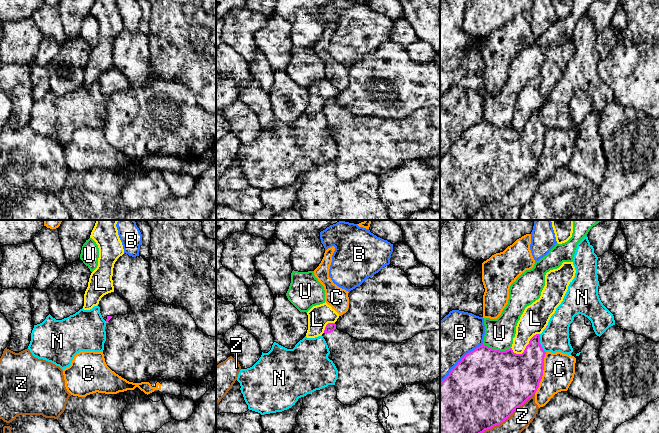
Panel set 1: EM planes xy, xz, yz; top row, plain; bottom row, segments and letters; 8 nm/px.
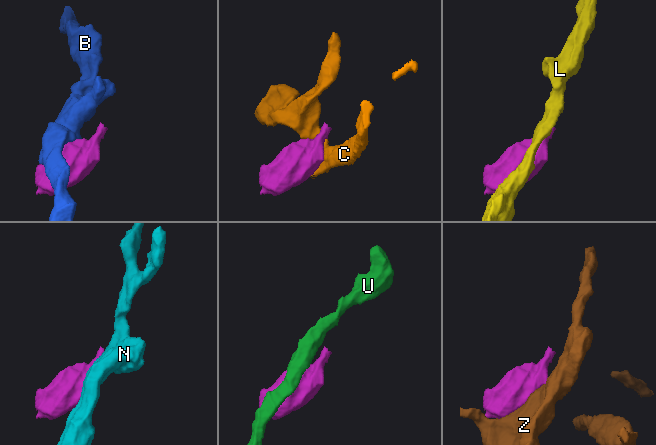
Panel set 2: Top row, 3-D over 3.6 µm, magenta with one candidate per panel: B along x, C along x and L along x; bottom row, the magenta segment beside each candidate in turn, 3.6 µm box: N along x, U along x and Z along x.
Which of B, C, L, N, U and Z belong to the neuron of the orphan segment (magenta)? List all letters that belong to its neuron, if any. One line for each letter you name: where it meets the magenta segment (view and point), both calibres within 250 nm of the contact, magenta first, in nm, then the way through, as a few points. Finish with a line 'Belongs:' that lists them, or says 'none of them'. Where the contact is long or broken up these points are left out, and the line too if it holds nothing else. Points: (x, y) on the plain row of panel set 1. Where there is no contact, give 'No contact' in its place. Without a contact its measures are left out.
Belongs: none of them

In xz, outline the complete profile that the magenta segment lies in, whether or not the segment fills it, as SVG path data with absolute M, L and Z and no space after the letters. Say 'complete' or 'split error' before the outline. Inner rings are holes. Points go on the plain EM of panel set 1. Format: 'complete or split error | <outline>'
split error | M328 99L322 110L338 146L337 175L354 181L364 173L385 174L406 161L426 161L440 153L440 106L424 107L401 119L357 116Z

